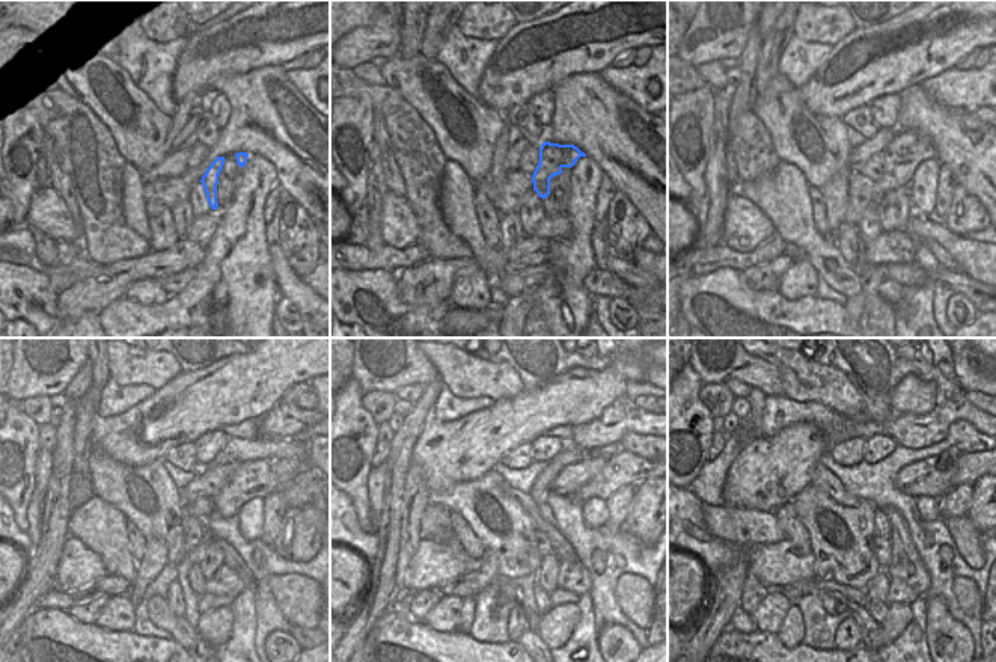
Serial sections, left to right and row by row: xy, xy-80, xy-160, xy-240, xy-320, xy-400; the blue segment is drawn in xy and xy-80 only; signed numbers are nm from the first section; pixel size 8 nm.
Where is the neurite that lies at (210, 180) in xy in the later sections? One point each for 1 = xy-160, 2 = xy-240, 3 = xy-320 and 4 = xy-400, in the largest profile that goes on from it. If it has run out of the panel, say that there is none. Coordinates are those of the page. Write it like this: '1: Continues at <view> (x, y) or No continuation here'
1: Continues at xy-160 (907, 150)
2: Continues at xy-240 (255, 478)
3: Continues at xy-320 (624, 468)
4: Continues at xy-400 (971, 466).

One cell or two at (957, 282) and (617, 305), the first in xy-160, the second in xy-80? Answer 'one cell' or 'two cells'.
two cells

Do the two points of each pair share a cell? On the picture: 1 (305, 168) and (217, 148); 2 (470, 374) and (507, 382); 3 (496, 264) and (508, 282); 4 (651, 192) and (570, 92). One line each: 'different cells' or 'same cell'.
1: same cell
2: same cell
3: different cells
4: same cell

